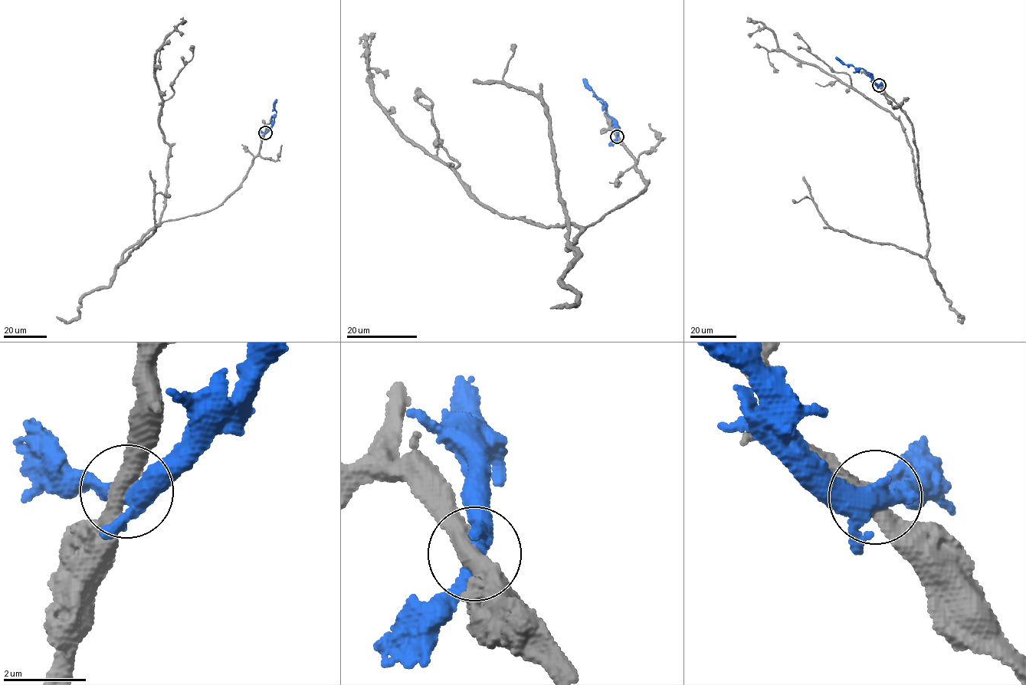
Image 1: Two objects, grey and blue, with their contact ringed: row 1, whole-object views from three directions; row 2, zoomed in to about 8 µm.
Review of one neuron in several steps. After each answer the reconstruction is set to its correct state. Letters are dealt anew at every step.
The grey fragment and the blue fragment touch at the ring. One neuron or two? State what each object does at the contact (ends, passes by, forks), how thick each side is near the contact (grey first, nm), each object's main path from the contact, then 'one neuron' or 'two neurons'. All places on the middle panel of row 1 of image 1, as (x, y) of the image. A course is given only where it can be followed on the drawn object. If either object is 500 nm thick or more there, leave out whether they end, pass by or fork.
grey passes by | blue forks | 400/360 nm | grey via (617, 136), (647, 180), (634, 198), (583, 227), (505, 217), (403, 135), (367, 80), (365, 40), (359, 44) | blue via (617, 136), (617, 126), (606, 113), (603, 100), (583, 78) | two neurons

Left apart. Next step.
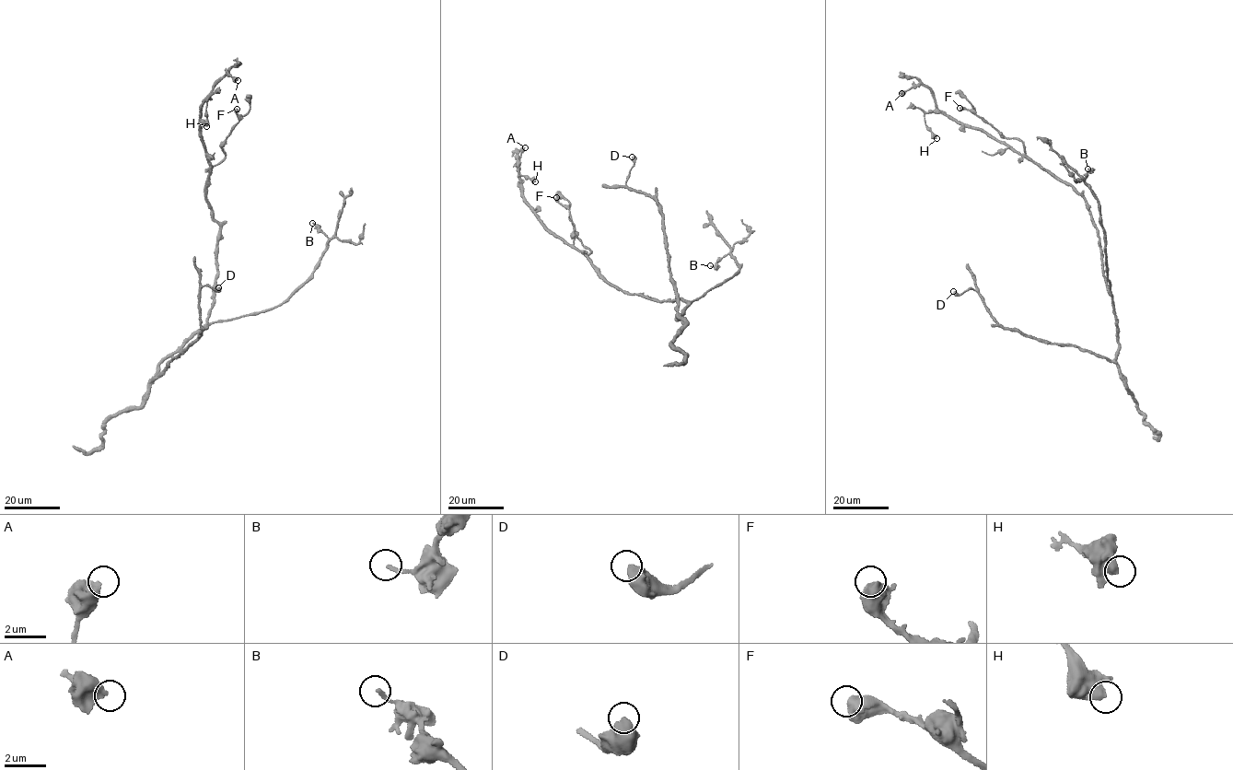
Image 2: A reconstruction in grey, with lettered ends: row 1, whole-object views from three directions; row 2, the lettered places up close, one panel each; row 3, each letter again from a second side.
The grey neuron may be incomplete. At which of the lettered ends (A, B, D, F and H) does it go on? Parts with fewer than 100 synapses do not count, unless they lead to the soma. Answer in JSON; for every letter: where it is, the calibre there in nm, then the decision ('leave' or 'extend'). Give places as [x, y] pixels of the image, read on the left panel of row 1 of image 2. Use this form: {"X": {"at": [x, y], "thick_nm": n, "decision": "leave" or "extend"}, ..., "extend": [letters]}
{"A": {"at": [238, 80], "thick_nm": 550, "decision": "leave"}, "B": {"at": [312, 223], "thick_nm": 170, "decision": "leave"}, "D": {"at": [218, 287], "thick_nm": 400, "decision": "leave"}, "F": {"at": [237, 109], "thick_nm": 800, "decision": "leave"}, "H": {"at": [206, 126], "thick_nm": 400, "decision": "leave"}, "extend": []}

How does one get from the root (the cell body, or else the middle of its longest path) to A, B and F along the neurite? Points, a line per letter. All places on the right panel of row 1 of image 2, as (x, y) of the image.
A: (1102, 263), (1097, 227), (1076, 190), (983, 132), (947, 116), (928, 88), (917, 84), (901, 93)
B: (1102, 263), (1103, 274), (1110, 290), (1105, 236), (1098, 200), (1085, 180), (1087, 169)
F: (1102, 263), (1099, 238), (1085, 199), (1027, 157), (1022, 141), (1002, 136), (975, 114), (959, 108)

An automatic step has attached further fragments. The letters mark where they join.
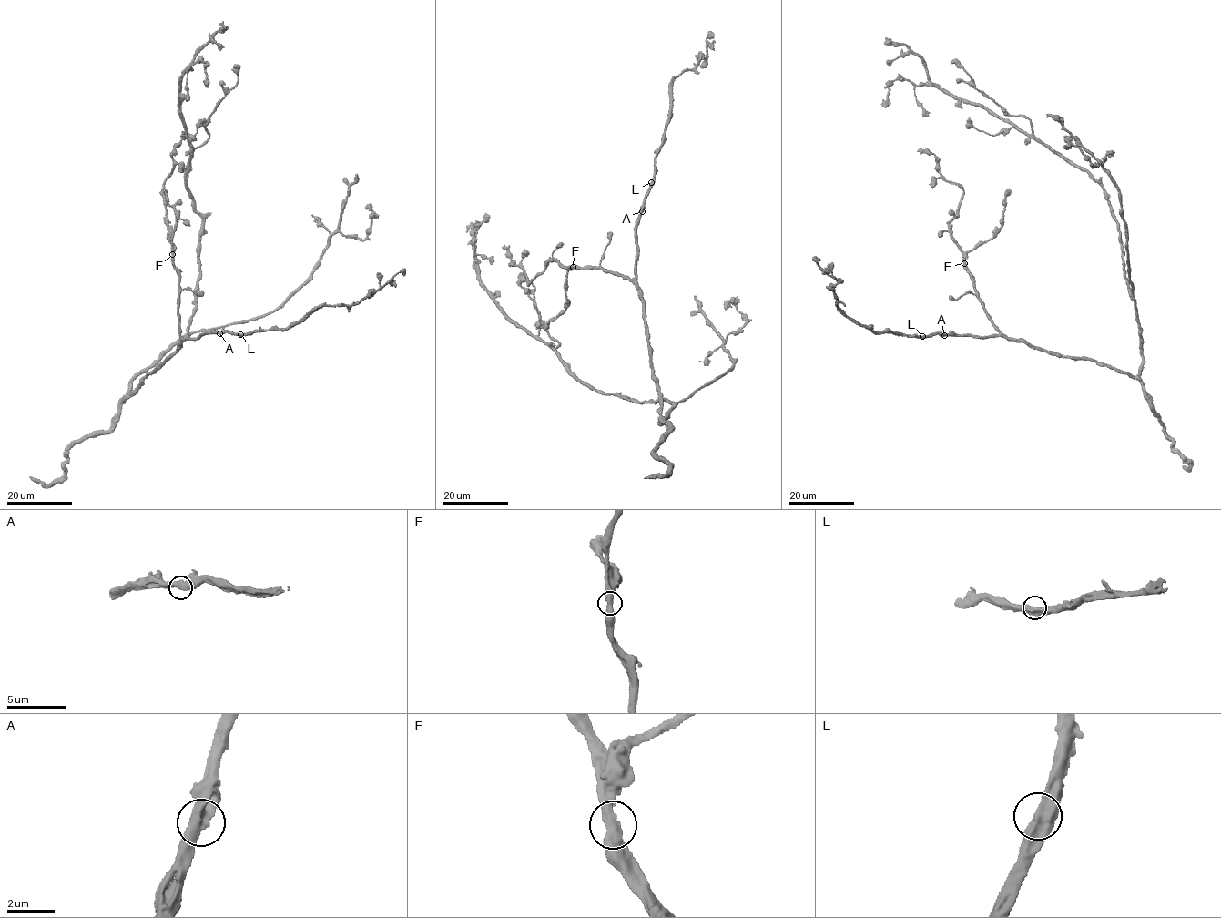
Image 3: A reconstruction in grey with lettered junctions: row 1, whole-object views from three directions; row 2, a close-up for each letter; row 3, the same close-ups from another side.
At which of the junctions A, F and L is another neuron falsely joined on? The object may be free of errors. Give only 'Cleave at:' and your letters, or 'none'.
Cleave at: none

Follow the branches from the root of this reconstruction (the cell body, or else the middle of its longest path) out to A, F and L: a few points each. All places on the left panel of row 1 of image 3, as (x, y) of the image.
A: (127, 392), (124, 399), (139, 388), (158, 365), (172, 357), (182, 341), (212, 331), (219, 333)
F: (127, 392), (124, 399), (182, 344), (178, 314), (178, 272), (172, 255)
L: (127, 392), (124, 399), (139, 388), (158, 365), (172, 357), (182, 341), (212, 331), (240, 334)

